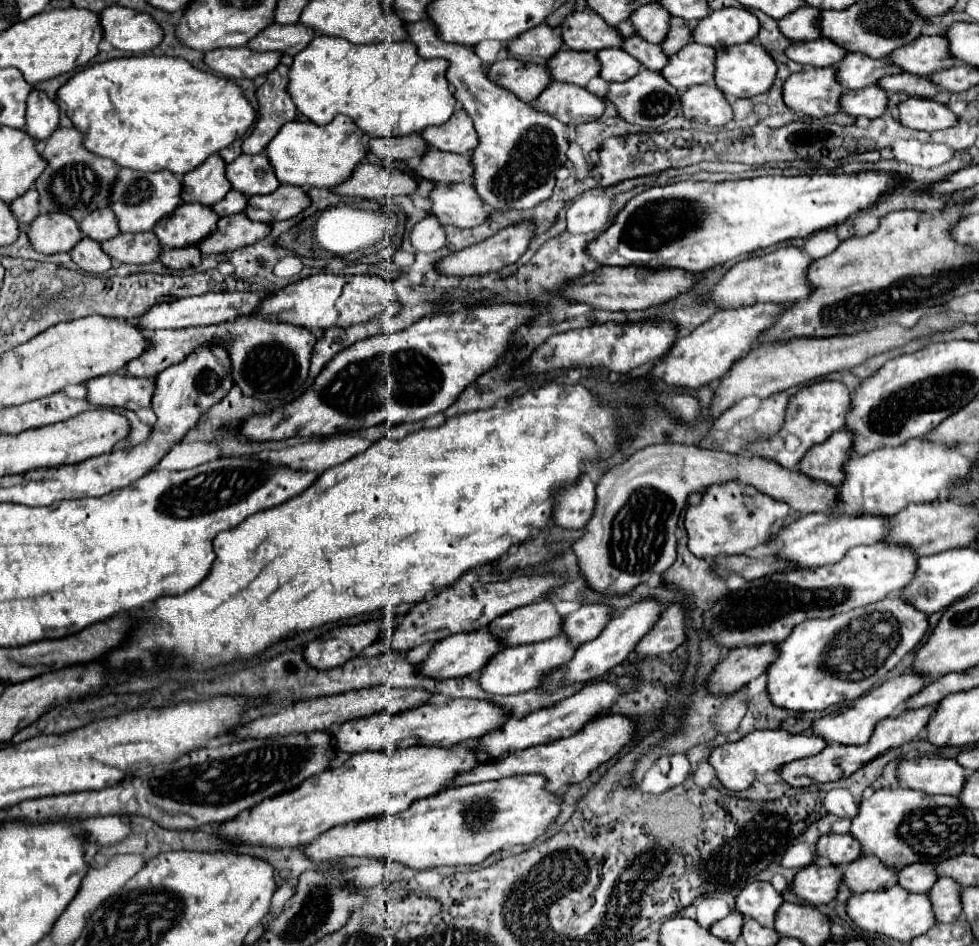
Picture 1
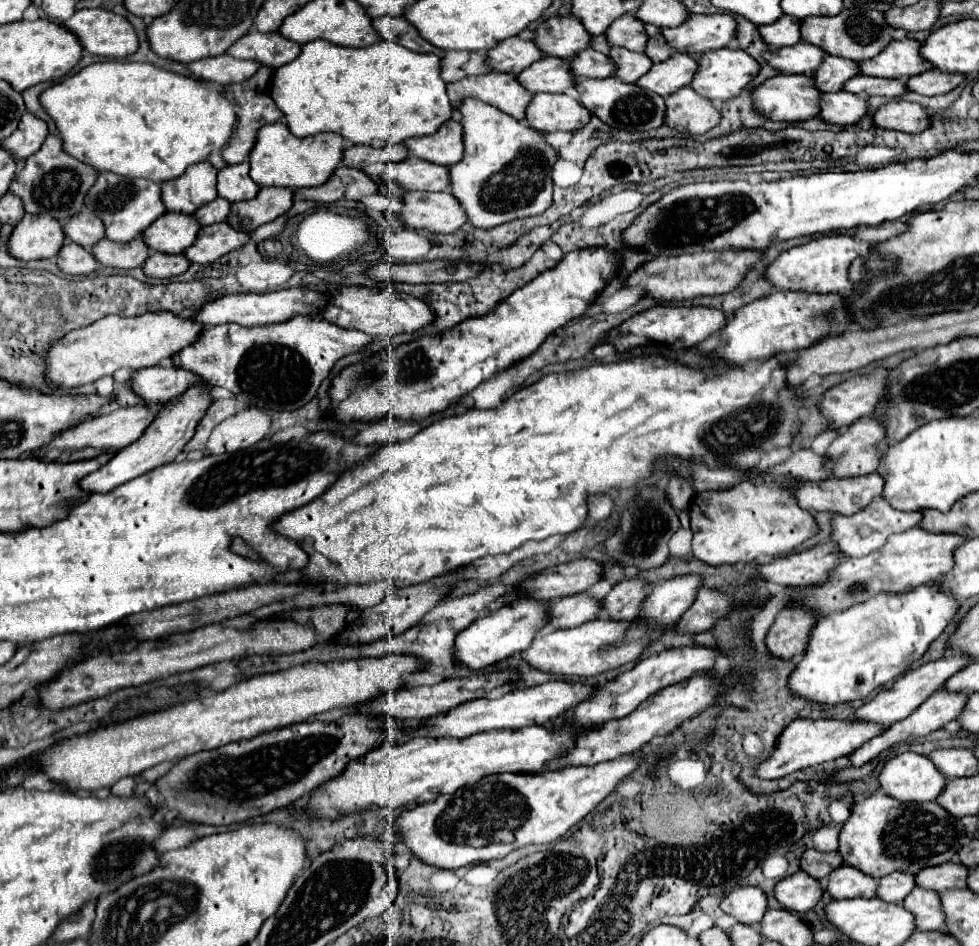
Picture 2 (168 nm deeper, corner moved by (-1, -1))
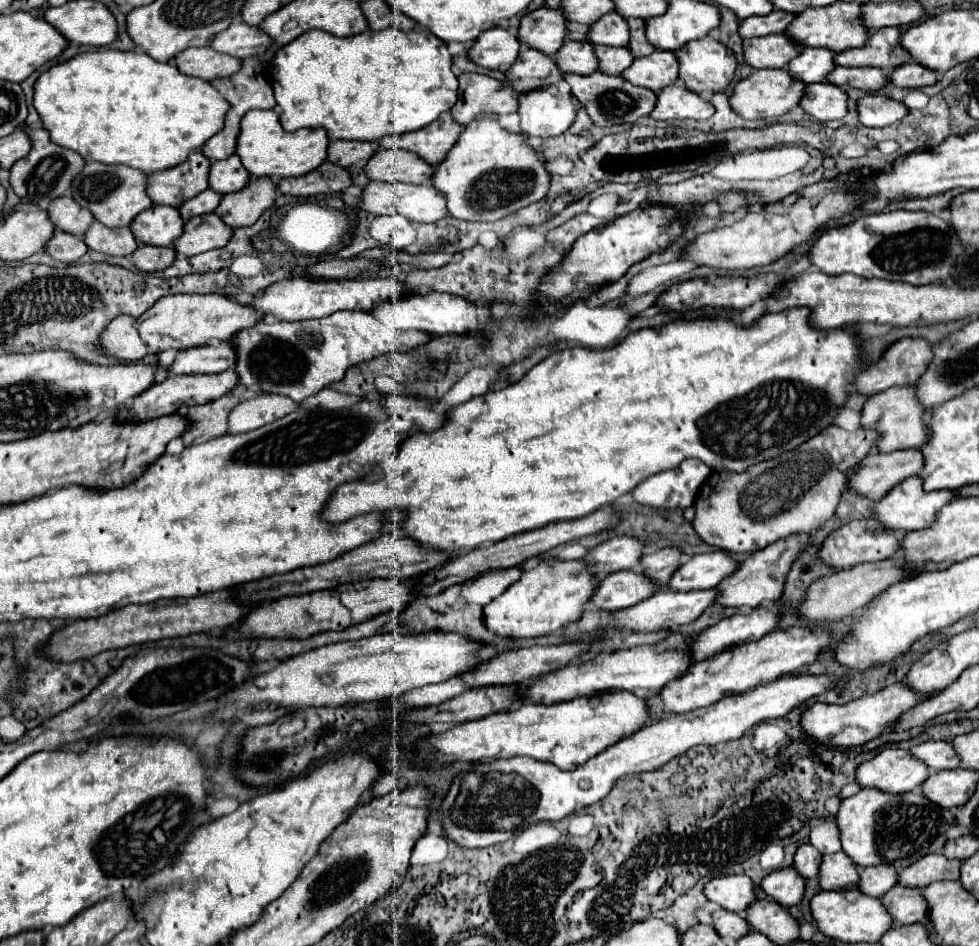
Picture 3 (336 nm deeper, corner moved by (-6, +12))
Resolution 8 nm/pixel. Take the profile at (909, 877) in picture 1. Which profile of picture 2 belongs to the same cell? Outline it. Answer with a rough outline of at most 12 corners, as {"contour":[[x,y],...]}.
{"contour":[[892,872],[878,880],[876,898],[900,902],[916,886],[912,874]]}

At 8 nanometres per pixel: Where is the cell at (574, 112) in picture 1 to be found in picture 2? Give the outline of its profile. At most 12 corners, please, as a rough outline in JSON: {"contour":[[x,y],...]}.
{"contour":[[536,94],[526,122],[536,132],[576,132],[590,112],[566,94]]}

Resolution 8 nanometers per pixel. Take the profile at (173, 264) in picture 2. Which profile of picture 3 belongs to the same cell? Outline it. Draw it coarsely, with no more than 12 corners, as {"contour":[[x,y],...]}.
{"contour":[[141,245],[133,263],[145,273],[167,269],[177,257],[173,247]]}

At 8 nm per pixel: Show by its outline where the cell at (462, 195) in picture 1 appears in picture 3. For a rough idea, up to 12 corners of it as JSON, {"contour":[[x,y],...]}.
{"contour":[[371,181],[361,207],[435,223],[447,217],[433,185]]}

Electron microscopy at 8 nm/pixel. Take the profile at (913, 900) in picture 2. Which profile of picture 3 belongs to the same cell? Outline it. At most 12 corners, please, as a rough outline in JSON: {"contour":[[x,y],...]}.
{"contour":[[897,885],[883,895],[895,925],[929,921],[921,889]]}

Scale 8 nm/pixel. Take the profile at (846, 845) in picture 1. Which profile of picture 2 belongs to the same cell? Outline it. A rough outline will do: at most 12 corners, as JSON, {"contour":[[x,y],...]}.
{"contour":[[814,848],[800,858],[800,870],[820,880],[842,864],[838,852]]}

